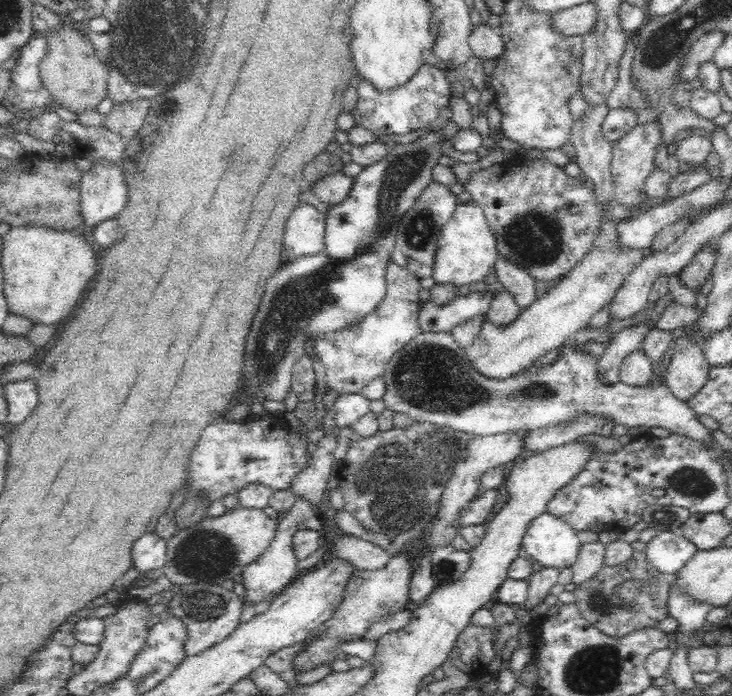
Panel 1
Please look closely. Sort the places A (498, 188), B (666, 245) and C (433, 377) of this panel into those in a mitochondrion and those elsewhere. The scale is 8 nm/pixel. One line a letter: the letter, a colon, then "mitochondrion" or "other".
A: other
B: other
C: mitochondrion

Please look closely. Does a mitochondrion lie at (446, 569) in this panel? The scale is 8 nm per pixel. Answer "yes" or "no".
yes

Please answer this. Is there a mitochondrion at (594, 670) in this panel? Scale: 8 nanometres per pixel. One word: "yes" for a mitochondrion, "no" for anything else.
yes

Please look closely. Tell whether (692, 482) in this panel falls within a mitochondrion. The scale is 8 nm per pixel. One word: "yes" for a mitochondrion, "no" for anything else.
yes

